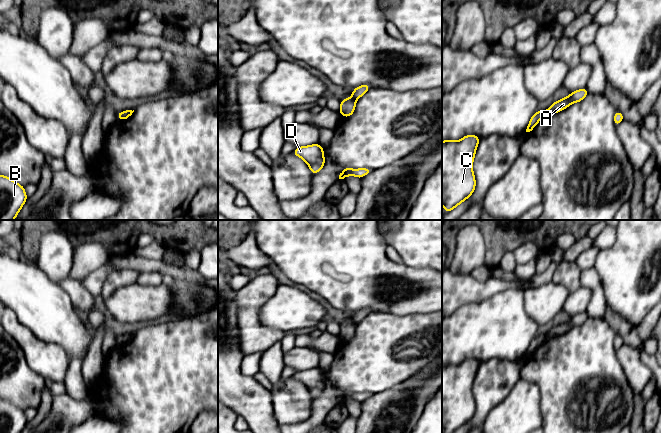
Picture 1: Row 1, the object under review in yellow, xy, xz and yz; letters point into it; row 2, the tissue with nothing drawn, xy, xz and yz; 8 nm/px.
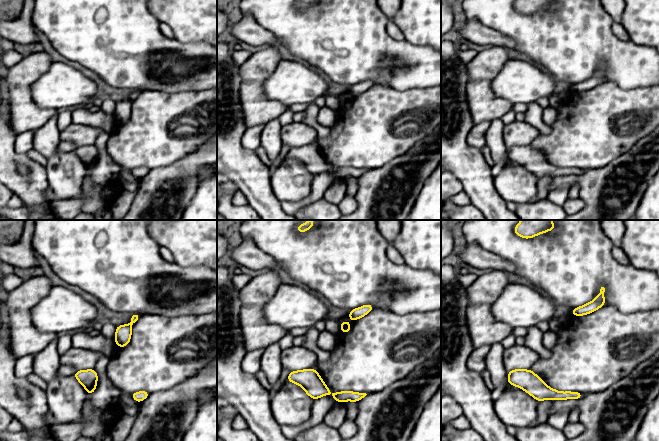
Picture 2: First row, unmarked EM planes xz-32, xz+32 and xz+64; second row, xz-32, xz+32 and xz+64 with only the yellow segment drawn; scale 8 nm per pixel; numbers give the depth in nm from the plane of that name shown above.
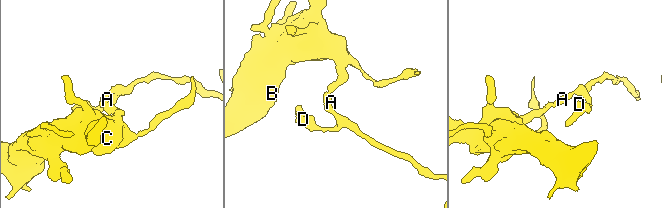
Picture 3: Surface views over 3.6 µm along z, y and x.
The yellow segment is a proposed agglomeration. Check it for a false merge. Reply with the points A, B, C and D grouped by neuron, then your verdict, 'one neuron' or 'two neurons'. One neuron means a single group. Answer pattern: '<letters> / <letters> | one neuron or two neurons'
A D / B C | two neurons

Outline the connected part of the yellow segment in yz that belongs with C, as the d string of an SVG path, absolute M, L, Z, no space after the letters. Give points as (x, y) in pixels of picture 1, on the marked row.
M471 134L458 141L442 141L442 205L446 213L474 192L476 180L472 164L479 140Z

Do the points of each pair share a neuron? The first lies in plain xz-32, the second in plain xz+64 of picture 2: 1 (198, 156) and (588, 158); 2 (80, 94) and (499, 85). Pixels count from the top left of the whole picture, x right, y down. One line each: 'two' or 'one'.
1: two
2: one

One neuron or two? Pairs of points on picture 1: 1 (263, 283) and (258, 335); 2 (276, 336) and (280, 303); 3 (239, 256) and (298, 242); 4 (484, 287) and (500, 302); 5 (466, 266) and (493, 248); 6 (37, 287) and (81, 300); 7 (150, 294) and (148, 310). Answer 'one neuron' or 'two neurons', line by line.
1: one neuron
2: two neurons
3: two neurons
4: two neurons
5: two neurons
6: two neurons
7: one neuron

